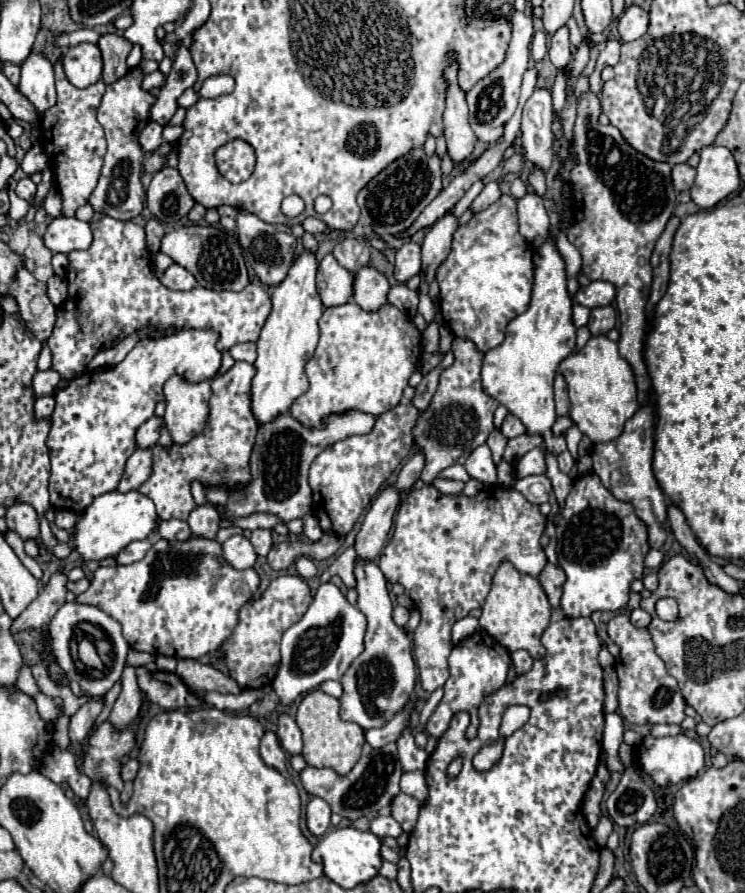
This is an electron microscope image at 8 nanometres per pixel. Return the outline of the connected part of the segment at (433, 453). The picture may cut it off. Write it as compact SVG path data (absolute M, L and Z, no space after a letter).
M455 338L451 350L455 352L455 362L451 368L441 372L439 388L431 404L419 416L413 428L415 442L425 454L425 468L421 474L421 480L425 484L431 484L445 468L453 464L463 464L469 454L487 440L489 432L493 430L493 412L499 406L499 402L487 396L481 388L483 354L477 352L475 344L463 338Z

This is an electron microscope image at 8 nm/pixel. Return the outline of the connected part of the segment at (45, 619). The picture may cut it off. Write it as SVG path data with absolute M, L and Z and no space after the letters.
M57 572L51 576L49 584L41 588L39 596L25 608L25 612L13 620L13 634L19 630L39 630L43 624L49 624L49 620L55 616L55 612L65 604L65 584L67 576L63 572Z

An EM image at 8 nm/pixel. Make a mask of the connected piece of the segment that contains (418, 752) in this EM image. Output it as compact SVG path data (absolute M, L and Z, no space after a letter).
M407 726L401 732L401 736L397 740L397 746L399 746L399 760L401 760L401 766L403 766L403 772L425 770L425 764L427 764L429 754L425 750L421 750L421 748L415 746L411 726Z

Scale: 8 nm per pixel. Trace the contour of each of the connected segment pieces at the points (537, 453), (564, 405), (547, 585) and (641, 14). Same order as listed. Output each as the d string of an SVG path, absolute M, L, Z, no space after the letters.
M533 448L523 458L519 458L517 464L515 464L515 474L517 474L517 478L525 478L525 476L531 476L531 474L545 474L543 450Z
M557 372L557 376L555 376L555 406L557 406L559 416L565 416L569 410L567 384L565 384L565 378L561 376L561 372Z
M547 564L545 570L541 572L539 576L539 582L549 598L549 604L553 610L561 610L561 588L565 584L565 572L561 572L561 568L553 566L553 564Z
M629 6L617 20L617 30L623 42L641 38L647 32L647 26L649 26L649 16L639 6Z

